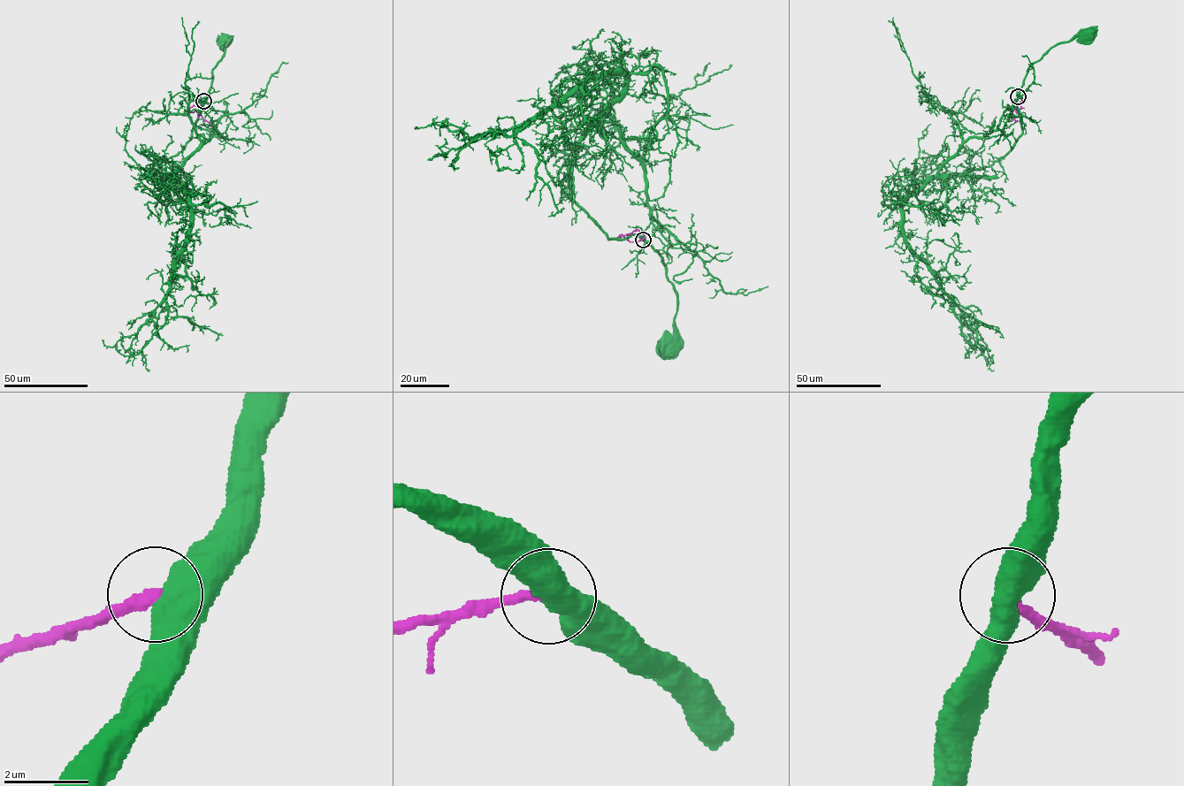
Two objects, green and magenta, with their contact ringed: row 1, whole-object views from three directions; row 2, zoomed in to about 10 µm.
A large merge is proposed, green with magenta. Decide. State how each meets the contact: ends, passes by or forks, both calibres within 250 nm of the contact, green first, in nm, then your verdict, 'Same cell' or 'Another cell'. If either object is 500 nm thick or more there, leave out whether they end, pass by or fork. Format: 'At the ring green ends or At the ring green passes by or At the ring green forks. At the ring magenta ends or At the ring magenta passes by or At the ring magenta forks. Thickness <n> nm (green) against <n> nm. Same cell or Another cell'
Thickness 700 nm (green) against 240 nm. Another cell

